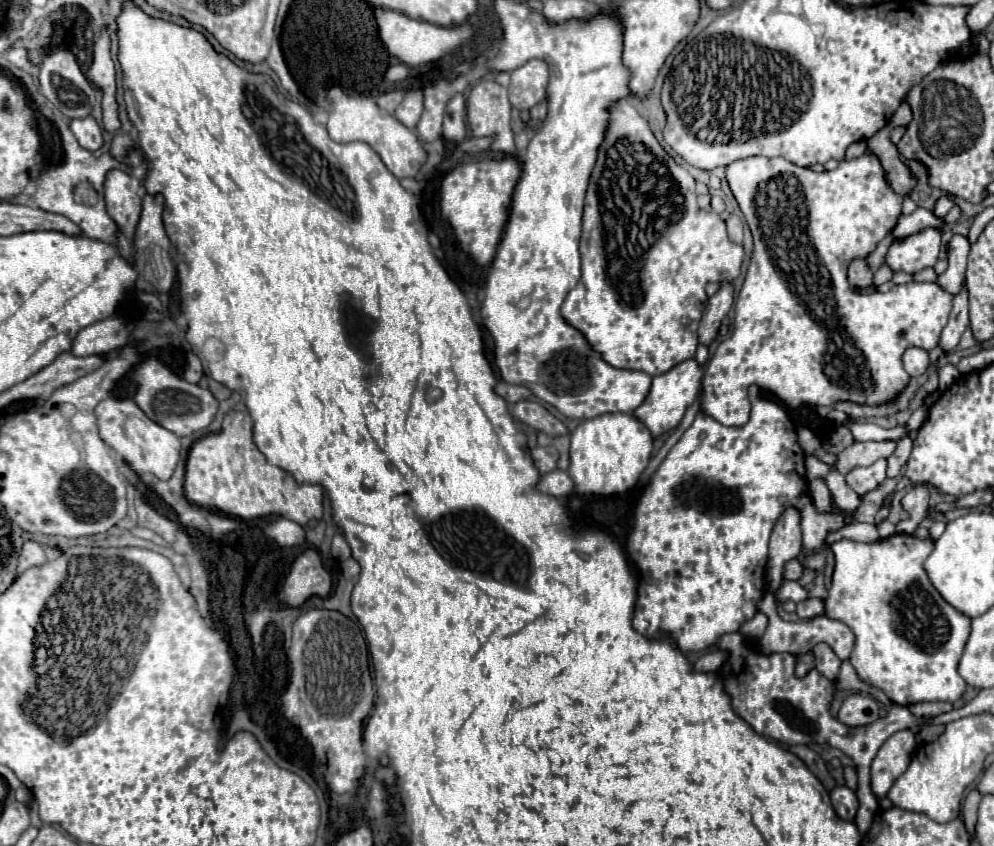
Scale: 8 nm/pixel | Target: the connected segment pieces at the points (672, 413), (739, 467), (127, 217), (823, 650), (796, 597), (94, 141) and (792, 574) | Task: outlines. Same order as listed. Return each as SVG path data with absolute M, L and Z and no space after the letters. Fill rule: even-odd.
M694 358L684 360L678 366L674 366L672 370L668 370L666 374L660 374L660 376L652 378L652 388L650 388L646 400L632 414L642 424L646 424L646 428L650 430L650 434L654 438L658 438L664 432L670 432L680 424L686 408L696 400L700 384L702 384L702 368L696 364Z
M752 386L752 414L750 414L750 422L742 428L726 428L720 422L716 422L712 416L698 412L694 424L682 434L682 438L676 442L676 446L666 454L666 458L662 460L662 464L658 466L656 474L652 476L650 484L644 488L642 496L638 498L636 510L634 510L634 526L626 538L626 554L628 558L636 564L638 572L640 572L640 584L638 584L638 600L636 600L636 612L634 612L634 628L646 636L646 638L662 638L662 634L670 640L676 642L680 652L700 652L710 648L718 636L726 634L726 632L736 632L746 620L750 620L756 612L758 612L758 602L762 600L762 596L766 594L766 564L768 564L768 540L770 540L770 532L780 516L780 512L788 506L788 504L796 504L796 508L800 508L802 512L802 526L804 526L804 542L808 542L808 548L818 548L824 544L826 532L844 526L842 516L832 516L832 514L818 514L816 508L812 506L810 496L806 496L808 490L808 482L806 482L806 468L802 468L802 448L798 444L798 436L796 436L796 428L788 416L788 412L784 410L784 406L762 398L760 388Z
M110 170L104 182L106 210L110 218L118 224L120 232L134 240L136 224L142 214L142 198L138 196L140 182L126 174L124 170Z
M820 642L814 646L812 654L816 658L816 670L820 674L828 676L830 680L834 680L838 674L838 668L840 668L840 658L834 654L834 650L826 642Z
M782 582L782 586L774 592L776 600L778 602L786 602L786 600L792 600L792 602L802 602L808 598L808 592L798 584L798 582Z
M88 116L84 120L70 120L70 130L74 132L78 144L90 152L96 152L98 148L104 146L102 130L92 116Z
M792 558L784 564L784 580L800 580L804 574L804 566L798 558Z

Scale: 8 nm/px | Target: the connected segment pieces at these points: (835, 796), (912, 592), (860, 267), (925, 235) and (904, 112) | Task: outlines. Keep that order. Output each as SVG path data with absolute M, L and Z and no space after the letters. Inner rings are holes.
M838 786L830 792L830 800L832 800L832 806L836 810L836 814L846 820L846 822L854 822L856 818L856 812L858 812L858 798L856 794L848 788L848 786Z
M892 534L884 540L866 544L842 538L830 544L834 552L834 574L828 598L824 600L826 616L844 622L856 636L850 662L862 682L872 688L882 690L894 704L910 706L916 702L956 702L964 690L966 682L958 674L958 662L970 634L970 618L952 608L932 586L924 570L924 560L934 550L934 542L908 536Z
M856 258L848 266L848 282L852 288L866 288L872 284L872 272L862 258Z
M926 228L902 240L894 240L890 244L884 264L890 266L892 272L916 274L936 264L940 256L940 248L942 248L940 232L936 228Z
M904 102L898 110L896 110L896 114L892 116L892 120L888 122L888 126L890 128L898 128L898 126L908 126L908 122L912 120L912 110L908 108L908 104Z

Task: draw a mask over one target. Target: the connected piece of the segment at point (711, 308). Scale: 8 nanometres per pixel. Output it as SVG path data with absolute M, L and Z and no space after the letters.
M722 282L722 288L708 300L704 316L700 320L700 326L698 326L698 342L700 344L704 344L704 346L712 344L724 316L732 308L732 302L734 302L734 288L732 288L732 284Z

